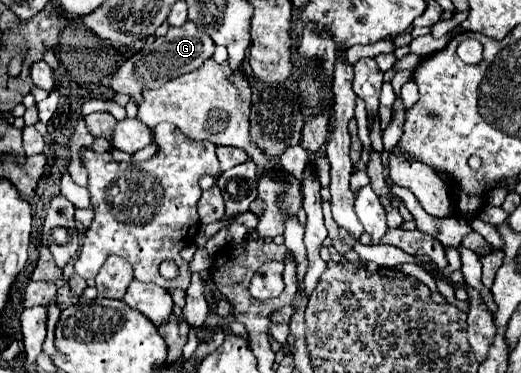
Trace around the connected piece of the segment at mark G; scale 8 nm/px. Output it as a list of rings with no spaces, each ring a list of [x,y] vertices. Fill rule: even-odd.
[[[187,20],[185,26],[169,28],[169,32],[165,36],[157,38],[153,44],[149,44],[147,48],[137,52],[133,58],[123,62],[119,66],[119,70],[113,74],[111,86],[115,92],[129,94],[137,102],[141,102],[141,90],[143,88],[159,88],[165,82],[173,80],[185,72],[193,72],[193,70],[201,68],[201,64],[207,58],[211,58],[213,52],[215,52],[215,42],[205,32],[201,32],[195,22]]]

